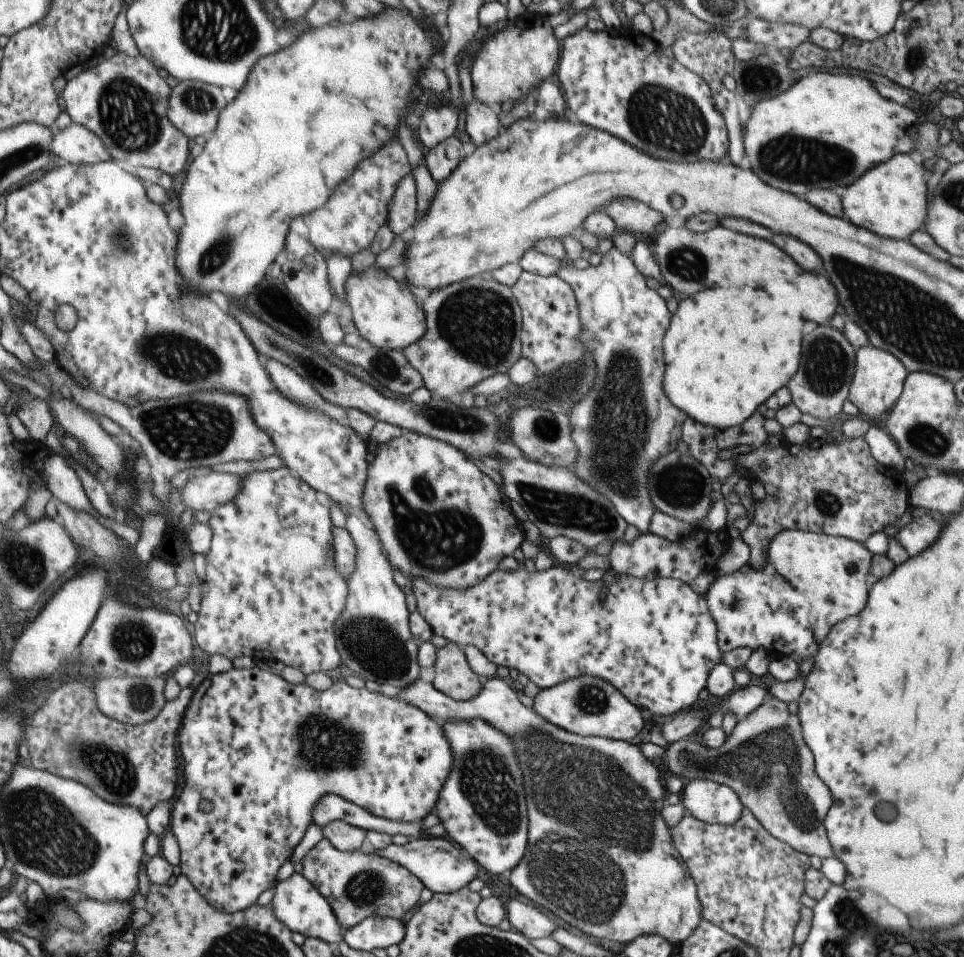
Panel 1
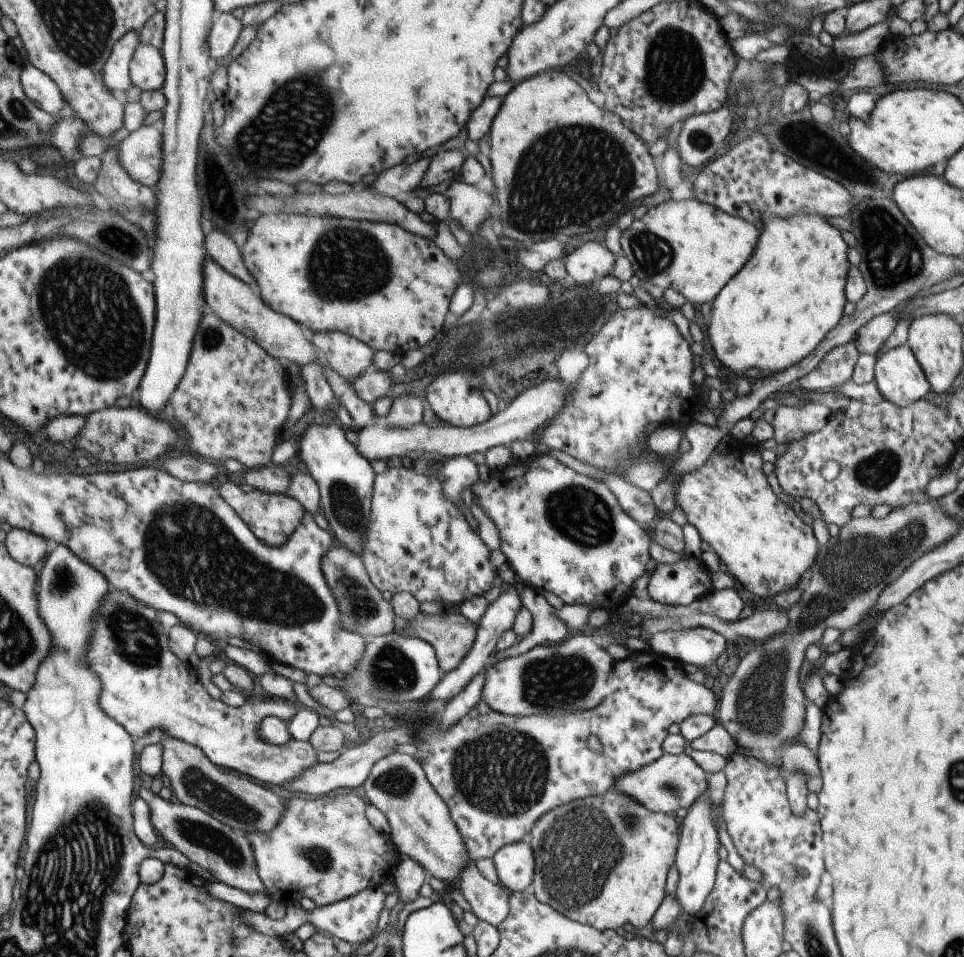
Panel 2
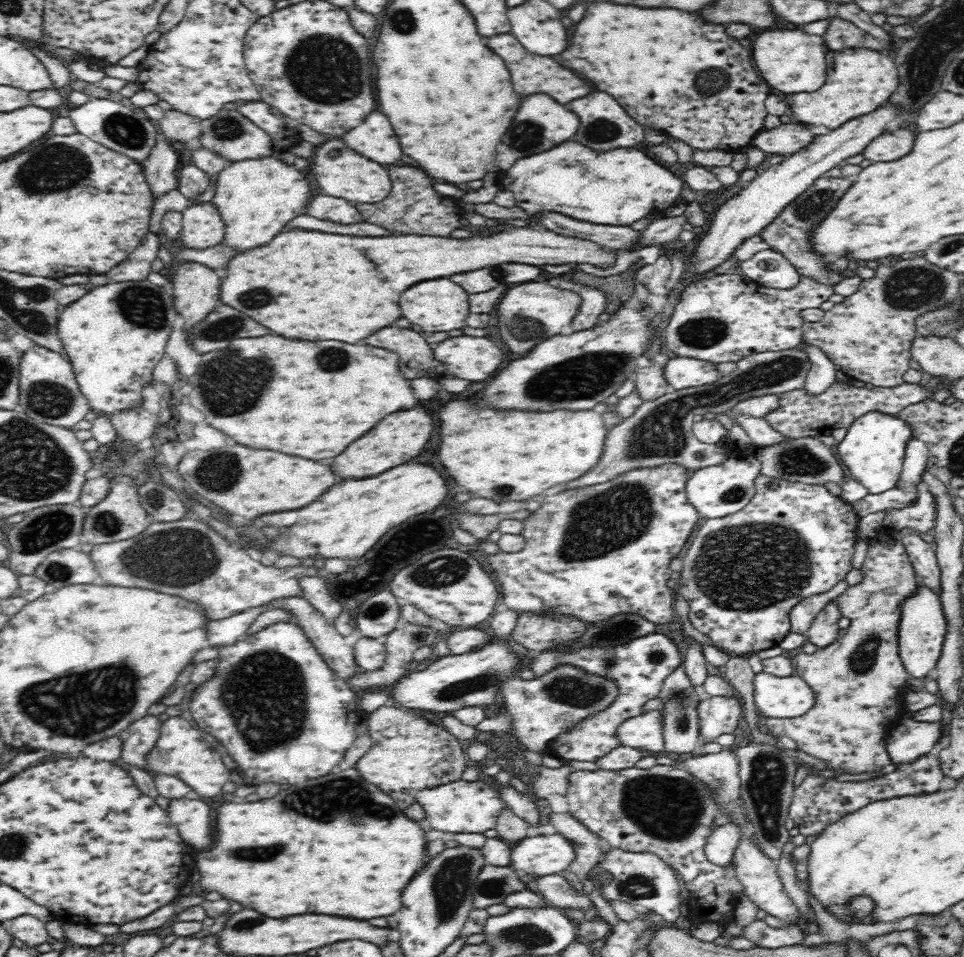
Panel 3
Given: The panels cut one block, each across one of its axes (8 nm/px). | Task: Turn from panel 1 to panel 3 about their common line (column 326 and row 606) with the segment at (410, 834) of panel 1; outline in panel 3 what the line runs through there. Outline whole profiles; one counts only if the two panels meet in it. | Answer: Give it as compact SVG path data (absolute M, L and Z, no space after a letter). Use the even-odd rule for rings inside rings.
M842 578L842 580L838 580L834 584L832 589L808 596L799 604L796 604L789 614L791 632L806 636L818 612L826 607L828 602L836 600L838 596L841 596L848 586L849 584L846 582L846 579Z

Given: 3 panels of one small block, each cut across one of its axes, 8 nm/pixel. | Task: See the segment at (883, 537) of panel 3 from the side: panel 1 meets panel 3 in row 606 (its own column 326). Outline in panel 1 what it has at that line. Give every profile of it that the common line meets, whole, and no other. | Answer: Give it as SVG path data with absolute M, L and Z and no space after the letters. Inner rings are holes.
M324 837L300 860L301 876L331 908L337 924L344 930L365 920L367 916L383 916L402 920L406 911L417 906L423 884L401 864L363 850L341 852Z

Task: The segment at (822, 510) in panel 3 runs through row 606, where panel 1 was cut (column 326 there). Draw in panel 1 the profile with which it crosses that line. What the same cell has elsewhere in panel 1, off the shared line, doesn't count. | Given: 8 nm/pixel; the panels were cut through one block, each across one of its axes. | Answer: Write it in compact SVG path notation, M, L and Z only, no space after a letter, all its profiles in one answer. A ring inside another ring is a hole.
M254 665L249 669L232 668L222 674L208 674L201 683L193 689L189 704L185 708L179 728L179 752L183 760L183 786L173 802L173 810L170 812L171 832L177 842L179 852L179 868L181 875L189 880L191 886L199 892L199 895L213 908L222 912L233 913L241 911L256 902L256 898L265 890L273 888L276 884L277 870L289 861L294 847L302 839L306 828L313 824L311 810L319 802L323 794L335 794L372 816L395 822L419 823L427 814L433 813L435 802L439 802L439 790L445 782L451 762L453 762L453 750L449 748L443 730L437 721L431 720L423 710L403 702L384 696L378 691L369 691L369 686L364 688L351 688L345 681L333 681L331 686L323 692L317 692L309 686L301 684L288 684L278 675L273 666ZM207 800L212 804L209 811L199 809L201 801Z

